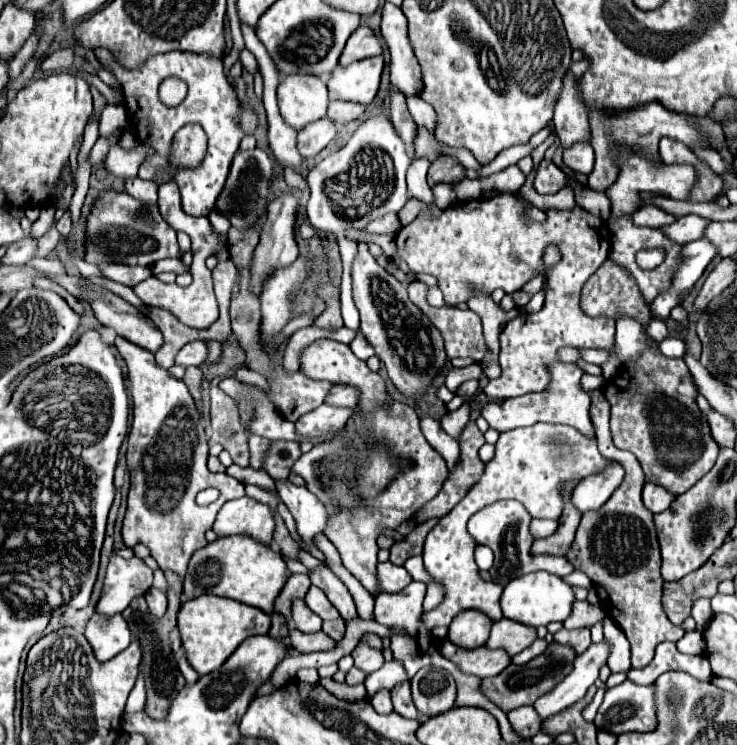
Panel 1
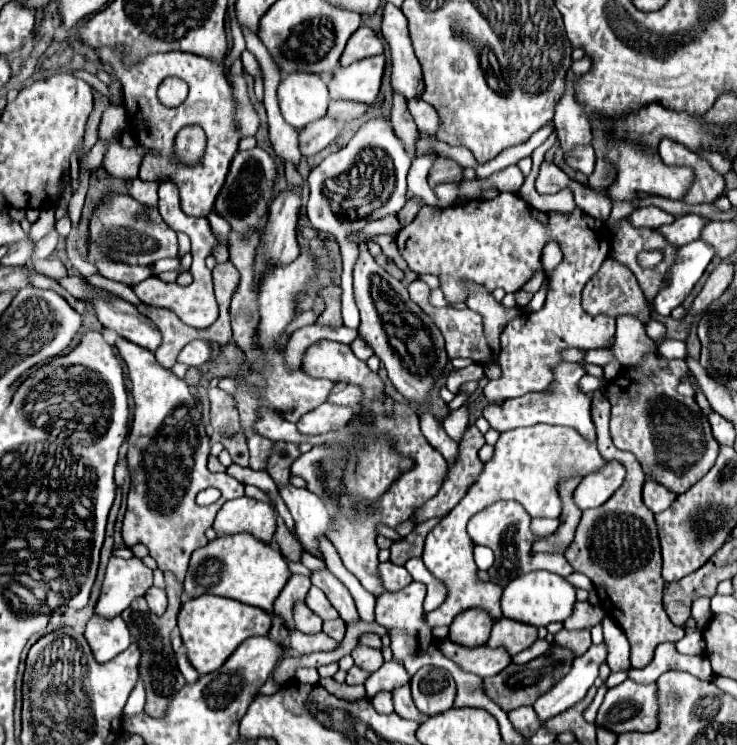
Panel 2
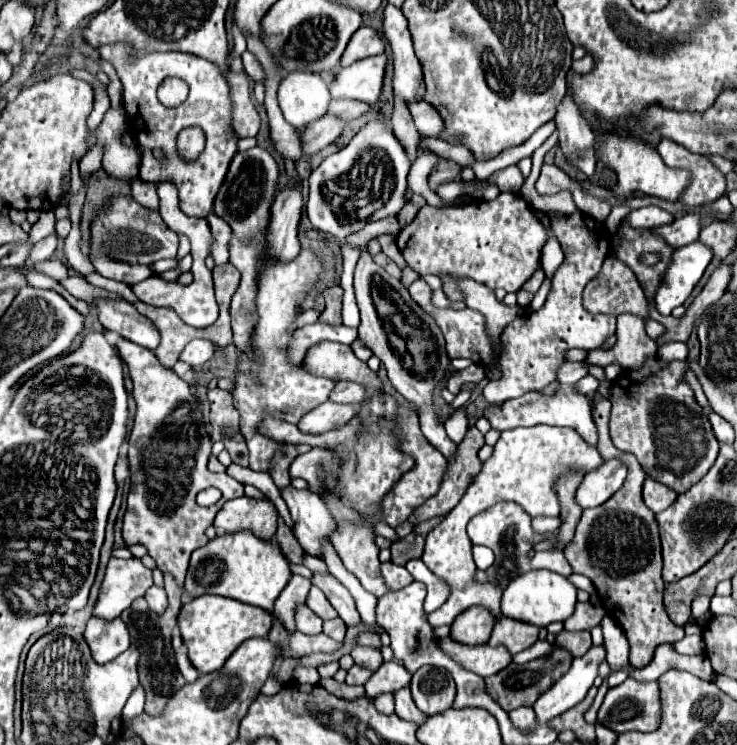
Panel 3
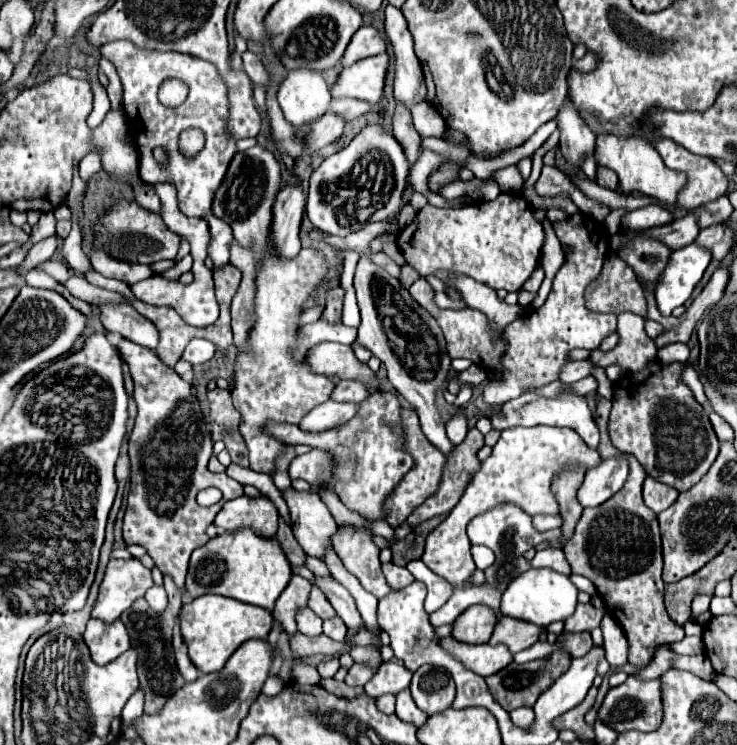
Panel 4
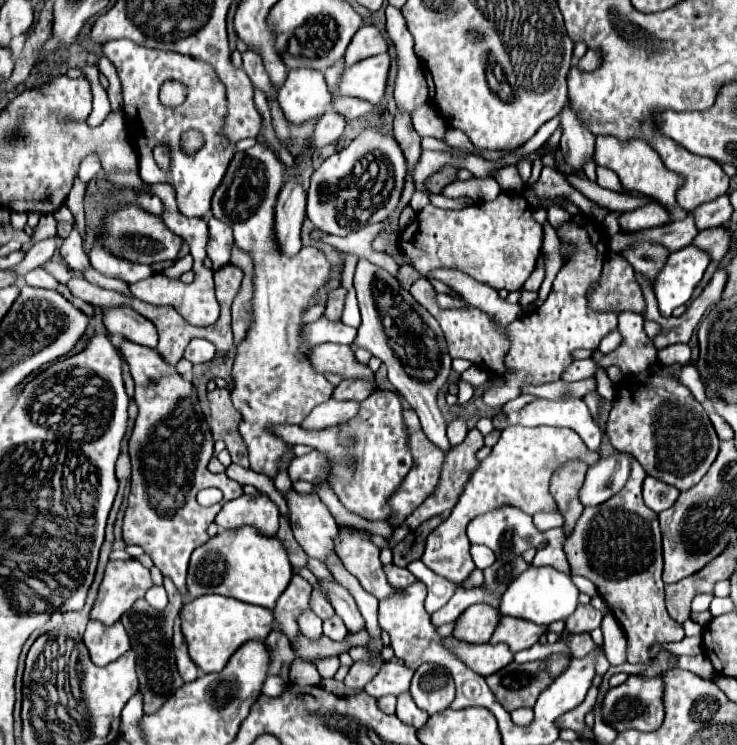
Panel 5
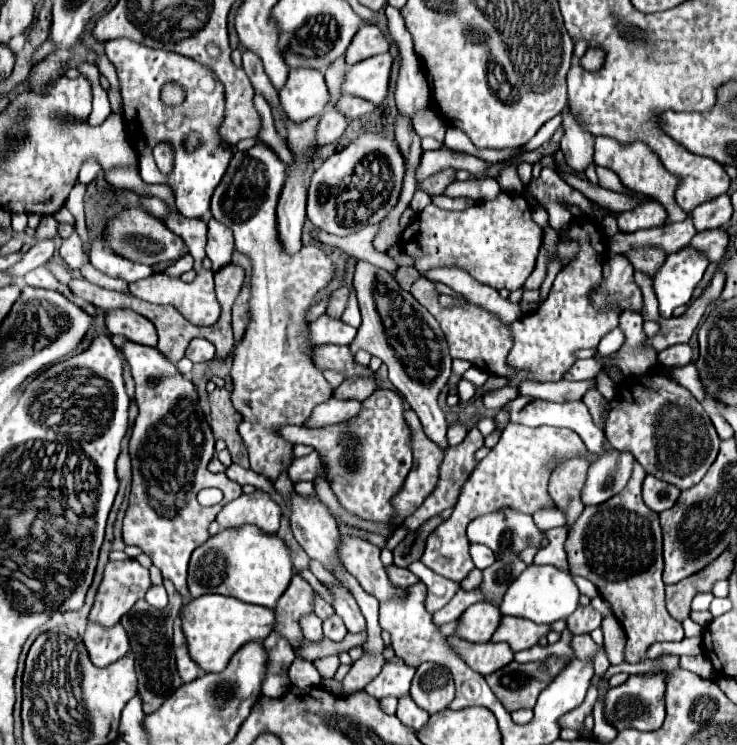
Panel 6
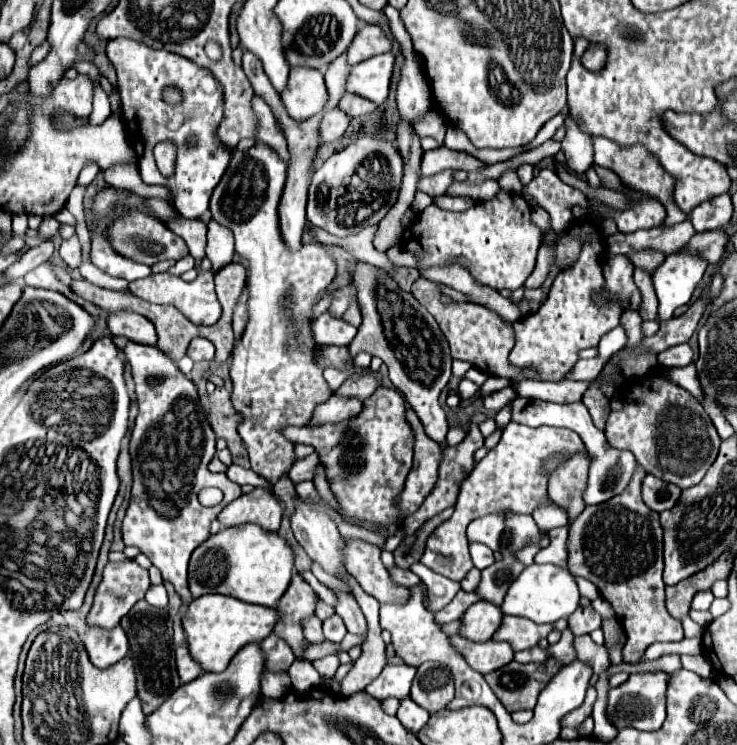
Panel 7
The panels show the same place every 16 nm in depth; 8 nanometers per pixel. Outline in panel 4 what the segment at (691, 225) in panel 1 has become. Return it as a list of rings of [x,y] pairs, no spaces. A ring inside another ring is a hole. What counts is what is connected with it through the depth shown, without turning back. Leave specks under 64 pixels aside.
[[[688,212],[684,218],[678,218],[672,224],[648,230],[650,236],[660,238],[672,250],[678,250],[682,246],[692,244],[696,240],[698,232],[700,232],[700,226],[698,226],[698,218],[694,212]]]

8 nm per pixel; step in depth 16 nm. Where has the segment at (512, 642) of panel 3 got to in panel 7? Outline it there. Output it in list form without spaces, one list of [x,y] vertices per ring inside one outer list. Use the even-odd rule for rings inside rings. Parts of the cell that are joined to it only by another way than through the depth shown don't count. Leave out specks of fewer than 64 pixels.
[[[504,616],[500,628],[494,632],[492,640],[502,640],[512,646],[514,652],[526,650],[536,646],[542,638],[546,638],[552,632],[550,624],[532,624],[532,620]]]

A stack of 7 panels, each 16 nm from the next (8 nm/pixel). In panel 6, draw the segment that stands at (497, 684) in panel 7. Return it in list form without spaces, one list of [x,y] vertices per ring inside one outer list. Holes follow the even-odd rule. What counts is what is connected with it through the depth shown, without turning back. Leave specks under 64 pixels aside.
[[[550,656],[542,662],[528,662],[528,664],[510,662],[498,672],[486,676],[486,682],[508,712],[520,708],[534,708],[538,694],[550,684],[550,680],[556,678],[556,674],[564,670],[566,664],[568,662],[560,656]]]

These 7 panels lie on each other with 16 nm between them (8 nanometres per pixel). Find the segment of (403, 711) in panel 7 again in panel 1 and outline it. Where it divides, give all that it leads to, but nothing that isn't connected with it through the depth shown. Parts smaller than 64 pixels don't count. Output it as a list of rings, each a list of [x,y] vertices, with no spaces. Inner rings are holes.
[[[402,682],[402,684],[394,686],[394,688],[390,690],[390,694],[392,694],[394,710],[396,710],[396,712],[400,712],[400,716],[420,720],[420,716],[418,716],[418,712],[416,712],[416,706],[412,704],[412,696],[410,696],[410,682]]]

